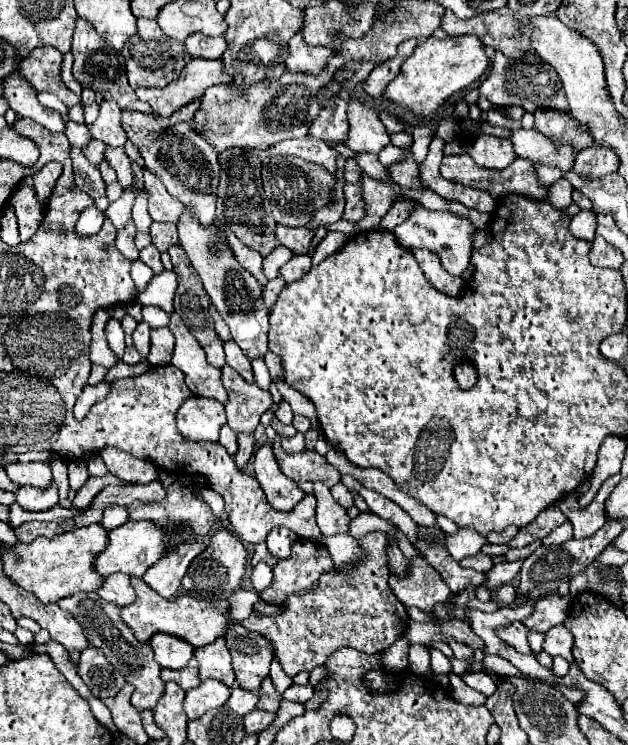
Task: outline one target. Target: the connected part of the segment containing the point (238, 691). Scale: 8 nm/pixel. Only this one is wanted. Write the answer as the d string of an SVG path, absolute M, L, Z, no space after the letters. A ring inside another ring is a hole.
M232 686L230 688L232 694L228 698L228 706L240 714L240 716L246 716L248 712L252 712L258 704L258 694L256 692L250 692L250 690L244 690L240 686Z

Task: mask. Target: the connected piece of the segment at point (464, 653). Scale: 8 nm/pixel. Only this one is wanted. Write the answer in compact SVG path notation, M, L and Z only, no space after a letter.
M455 640L449 641L449 646L453 650L454 657L459 660L469 660L472 658L474 651L468 645L463 643L458 643Z

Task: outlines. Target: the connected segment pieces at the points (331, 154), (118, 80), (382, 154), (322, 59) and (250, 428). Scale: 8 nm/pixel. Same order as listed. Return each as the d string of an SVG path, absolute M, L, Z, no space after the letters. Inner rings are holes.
M312 136L300 138L300 140L282 140L270 148L270 154L276 156L298 156L316 164L322 164L328 172L336 172L336 152L328 148L326 144L320 144L320 140L312 140Z
M76 18L72 56L74 56L74 68L72 68L74 78L84 88L92 88L104 100L116 100L122 110L128 108L128 110L140 110L140 112L152 114L152 108L146 102L138 100L134 90L130 88L130 84L128 84L126 76L124 76L124 62L120 58L120 52L116 52L114 48L108 48L108 44L104 44L104 38L92 28L92 24L88 24L88 20Z
M388 144L388 146L384 146L384 148L378 152L378 160L382 160L384 166L390 166L390 164L394 164L396 160L402 160L406 154L408 154L408 150L396 148L396 146Z
M302 30L296 32L288 42L288 58L284 60L286 68L292 72L320 74L334 52L324 46L310 46L302 38Z
M230 366L222 368L222 382L224 388L228 390L226 402L228 426L236 434L240 432L252 434L260 424L260 416L272 406L270 392L258 388L256 384L248 384Z

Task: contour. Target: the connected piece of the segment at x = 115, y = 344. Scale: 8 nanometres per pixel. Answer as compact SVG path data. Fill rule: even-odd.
M110 318L108 324L106 324L106 328L104 328L104 332L106 332L106 340L108 340L108 346L114 352L114 356L122 358L126 346L124 346L124 332L120 328L120 322L114 320L114 318Z

